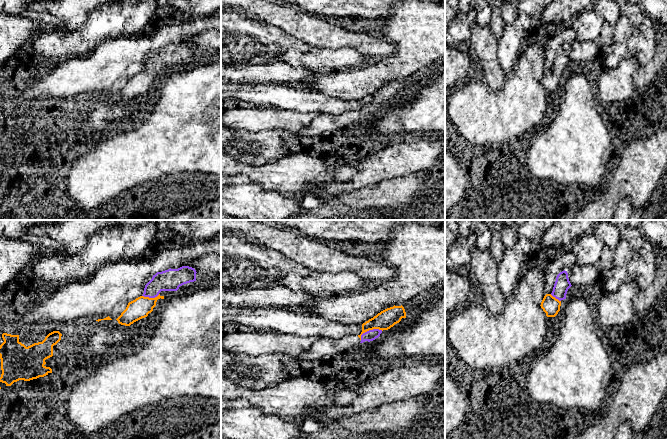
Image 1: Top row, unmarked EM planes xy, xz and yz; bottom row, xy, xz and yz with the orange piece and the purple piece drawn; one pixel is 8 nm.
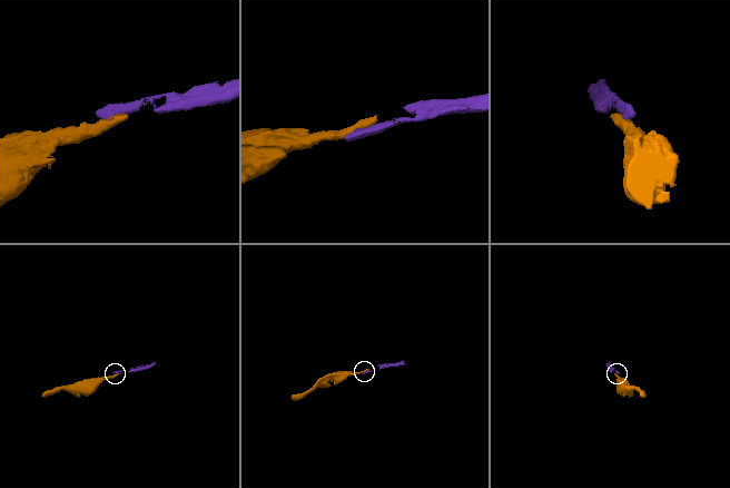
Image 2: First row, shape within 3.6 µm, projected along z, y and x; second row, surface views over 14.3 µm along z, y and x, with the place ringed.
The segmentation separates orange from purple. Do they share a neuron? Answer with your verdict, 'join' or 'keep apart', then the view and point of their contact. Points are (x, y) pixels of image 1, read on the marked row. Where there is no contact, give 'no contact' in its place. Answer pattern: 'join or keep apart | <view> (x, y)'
join | xz (369, 329)

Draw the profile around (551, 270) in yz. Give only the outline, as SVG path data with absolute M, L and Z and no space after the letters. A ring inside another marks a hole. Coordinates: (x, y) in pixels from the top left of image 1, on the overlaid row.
M567 249L558 258L542 267L545 275L546 294L551 294L557 275L562 271L568 271L576 264L576 258L571 251Z

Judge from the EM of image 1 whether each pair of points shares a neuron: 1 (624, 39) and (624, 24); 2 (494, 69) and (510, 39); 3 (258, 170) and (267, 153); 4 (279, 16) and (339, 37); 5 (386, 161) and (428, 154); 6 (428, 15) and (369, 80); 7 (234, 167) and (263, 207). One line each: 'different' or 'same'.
1: same
2: different
3: different
4: same
5: same
6: same
7: different

